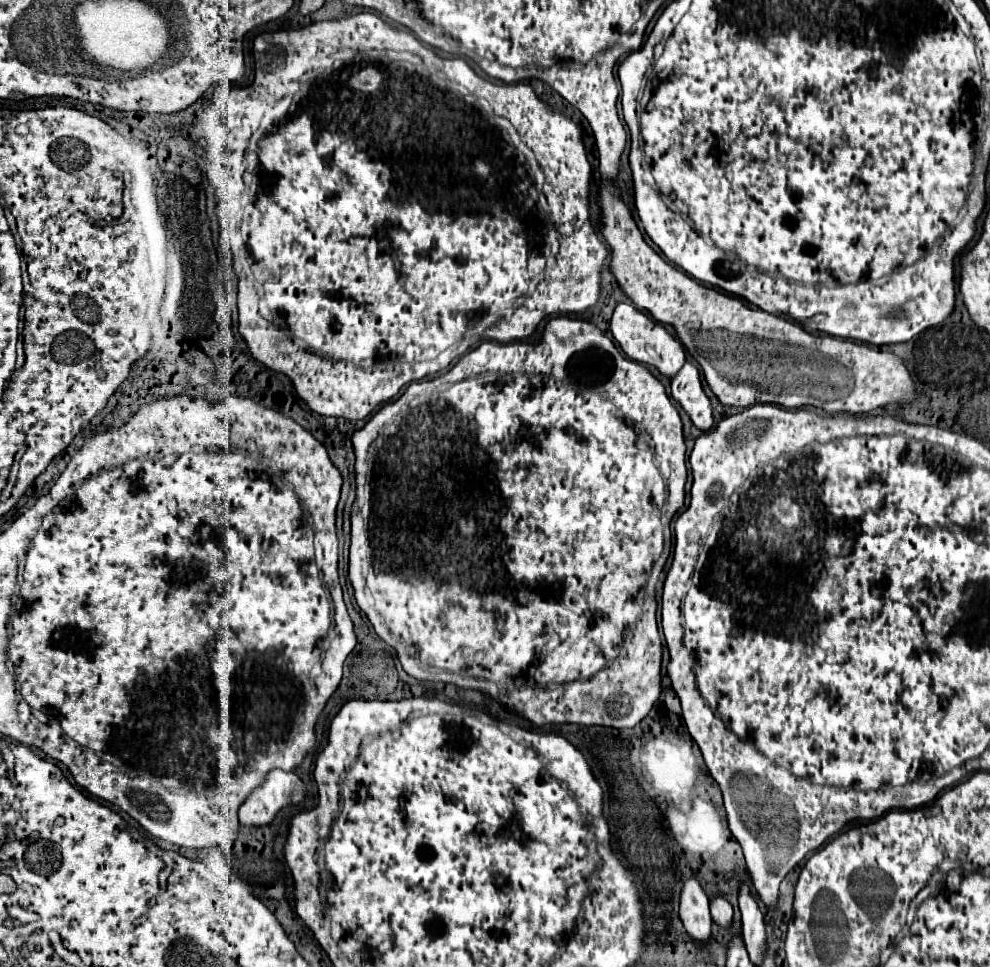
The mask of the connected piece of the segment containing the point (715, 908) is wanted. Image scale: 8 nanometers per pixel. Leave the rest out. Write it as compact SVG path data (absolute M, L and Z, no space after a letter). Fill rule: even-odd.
M716 895L716 897L710 901L710 911L712 911L712 919L714 919L718 925L728 927L728 925L732 923L732 905L730 905L722 895Z

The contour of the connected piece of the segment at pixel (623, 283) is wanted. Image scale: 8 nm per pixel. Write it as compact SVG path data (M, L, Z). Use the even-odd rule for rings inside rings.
M604 181L600 185L598 203L604 213L602 235L610 243L610 249L612 249L610 271L616 275L620 287L634 301L638 309L650 311L658 323L670 323L676 329L682 345L700 363L706 383L710 385L710 389L714 391L714 395L720 399L722 405L750 407L754 403L772 403L772 405L782 405L788 409L796 409L802 405L814 405L814 407L822 407L828 413L830 411L832 413L840 413L840 411L868 413L876 407L884 407L888 403L906 403L914 397L914 383L908 375L908 369L896 355L874 351L862 343L834 339L830 335L806 333L802 327L778 315L772 315L760 309L750 309L738 297L700 285L696 279L688 277L682 269L666 263L658 253L654 253L652 247L648 247L648 243L644 243L644 237L638 231L626 203L620 197L616 197L614 189L606 185ZM742 335L744 337L758 335L758 343L754 345L744 343Z

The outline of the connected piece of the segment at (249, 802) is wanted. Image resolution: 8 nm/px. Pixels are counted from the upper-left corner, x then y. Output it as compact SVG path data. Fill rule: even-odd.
M272 769L266 779L256 787L240 805L238 817L242 825L268 825L276 813L286 805L296 805L304 799L304 783L292 771Z

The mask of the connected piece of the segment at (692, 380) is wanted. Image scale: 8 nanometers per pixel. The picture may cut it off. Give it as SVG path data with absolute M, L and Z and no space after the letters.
M686 361L686 365L682 365L682 369L672 377L670 385L672 385L672 397L690 415L692 423L702 431L712 429L714 427L712 409L702 389L698 369L690 361Z

